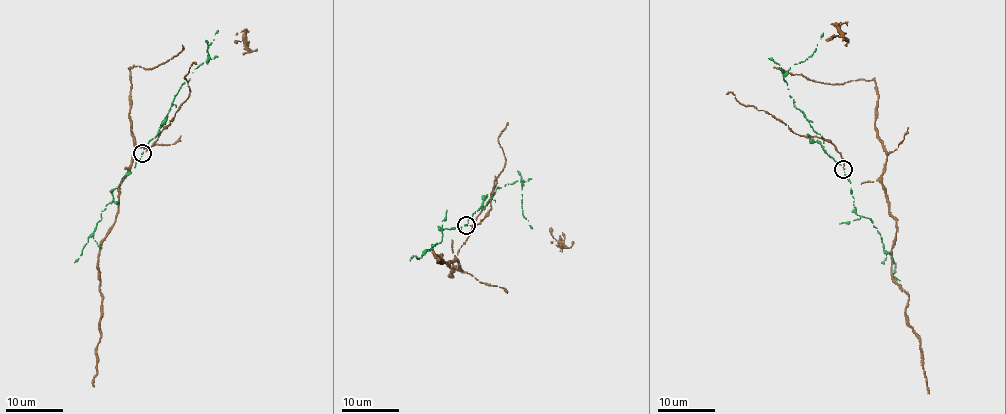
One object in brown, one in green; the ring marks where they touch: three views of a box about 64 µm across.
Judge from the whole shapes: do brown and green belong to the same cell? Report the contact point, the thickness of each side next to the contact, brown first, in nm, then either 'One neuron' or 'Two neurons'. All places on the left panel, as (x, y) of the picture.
Place: (142, 153). Thickness 110 nm (brown) against 100 nm. Two neurons

